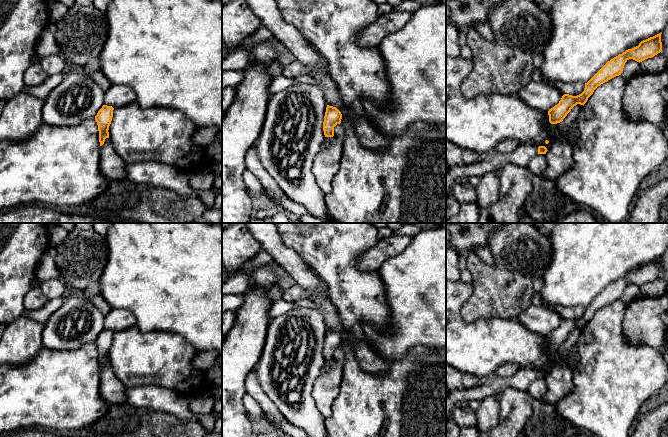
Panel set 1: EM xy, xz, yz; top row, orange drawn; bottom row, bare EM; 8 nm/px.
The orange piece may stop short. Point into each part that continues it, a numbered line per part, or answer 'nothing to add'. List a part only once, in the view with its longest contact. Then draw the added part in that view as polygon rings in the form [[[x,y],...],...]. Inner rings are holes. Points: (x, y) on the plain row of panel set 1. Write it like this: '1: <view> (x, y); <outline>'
1: yz (522, 379); [[[520,369],[511,377],[491,375],[488,379],[484,379],[479,386],[449,390],[446,394],[446,420],[452,417],[453,409],[462,402],[482,401],[487,396],[501,394],[508,387],[528,391],[530,384],[537,378],[538,370]]]

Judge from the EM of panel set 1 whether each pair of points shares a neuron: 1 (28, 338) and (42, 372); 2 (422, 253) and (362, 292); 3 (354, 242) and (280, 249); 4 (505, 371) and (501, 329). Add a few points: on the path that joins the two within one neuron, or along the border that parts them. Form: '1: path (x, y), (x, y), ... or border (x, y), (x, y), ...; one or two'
1: border (43, 347), (28, 363), (14, 366); two
2: border (377, 270), (383, 283), (387, 303); two
3: border (278, 233), (281, 240), (292, 248), (307, 264); two
4: border (520, 366), (514, 363), (505, 363), (494, 374); two

